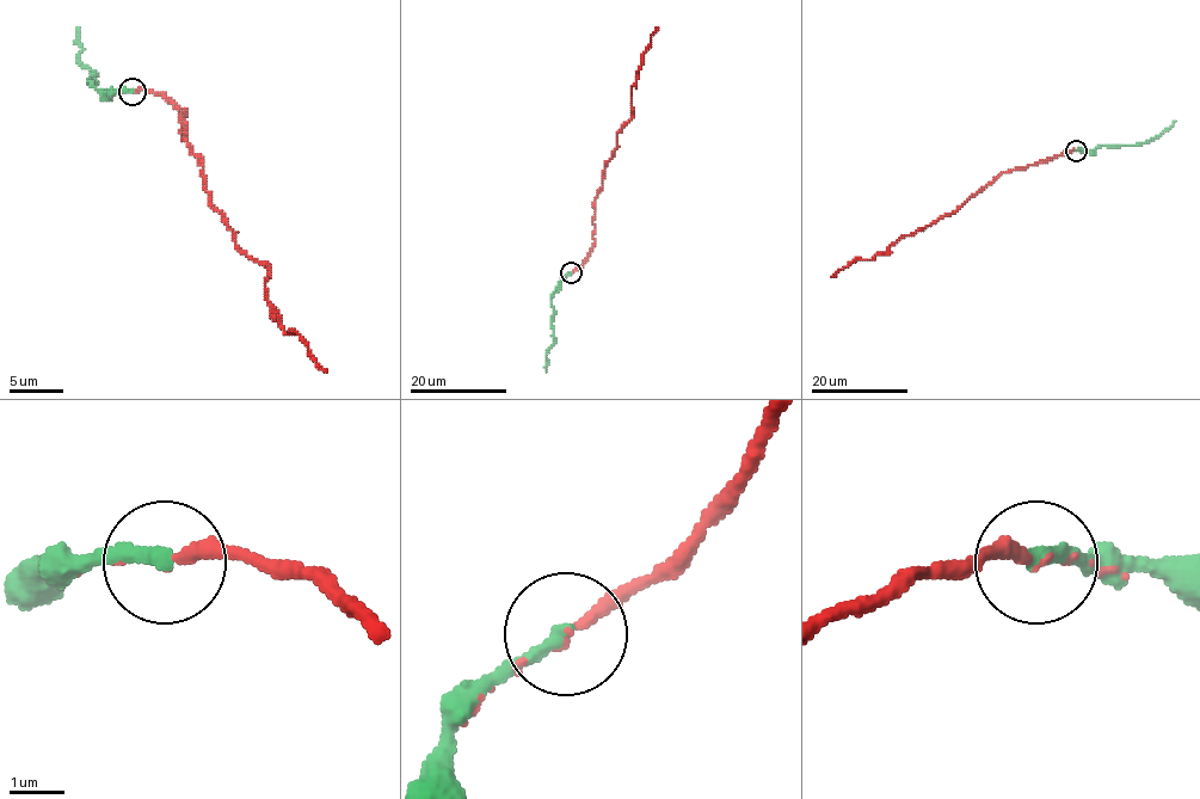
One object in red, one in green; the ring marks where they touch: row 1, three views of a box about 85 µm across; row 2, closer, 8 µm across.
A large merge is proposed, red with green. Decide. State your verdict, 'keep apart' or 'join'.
join

